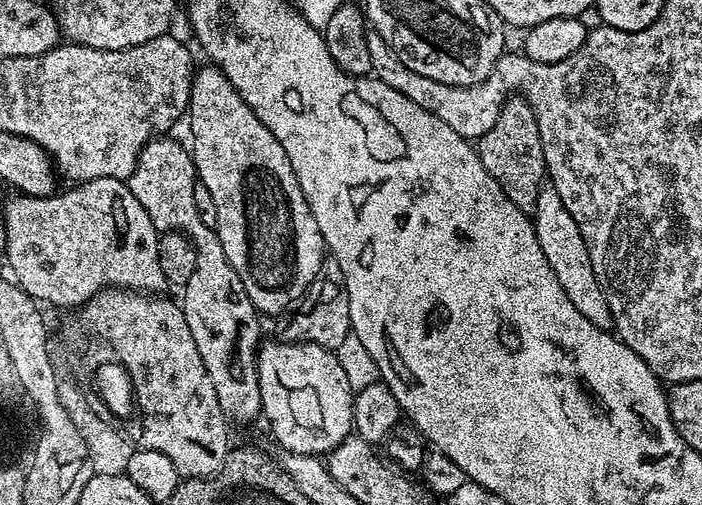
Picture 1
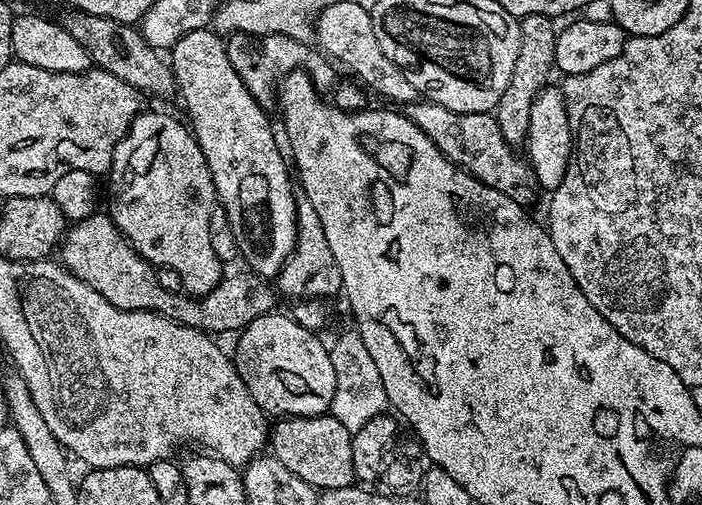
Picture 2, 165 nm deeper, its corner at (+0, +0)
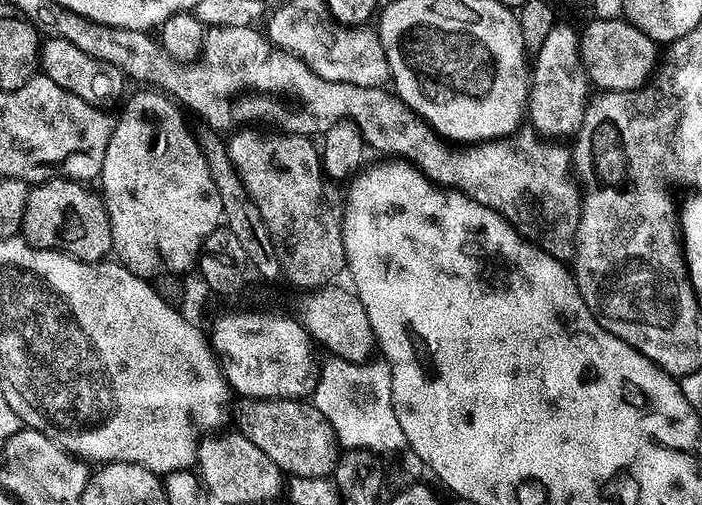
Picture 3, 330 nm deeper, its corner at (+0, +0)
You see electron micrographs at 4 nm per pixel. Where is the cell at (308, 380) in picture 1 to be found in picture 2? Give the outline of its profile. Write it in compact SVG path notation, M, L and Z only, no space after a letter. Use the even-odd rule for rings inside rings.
M280 310L254 318L239 333L240 341L236 344L234 355L236 373L242 378L246 390L250 390L256 405L269 417L323 416L331 409L336 393L334 366L330 362L329 345L323 344L320 338L309 328L303 328L291 315L283 316Z

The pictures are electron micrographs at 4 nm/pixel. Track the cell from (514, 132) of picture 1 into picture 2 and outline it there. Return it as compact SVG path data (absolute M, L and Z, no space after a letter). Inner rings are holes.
M530 14L519 17L520 45L518 46L518 62L514 62L514 74L510 78L510 86L502 90L502 98L494 109L498 122L498 130L502 130L502 138L513 146L520 146L527 141L530 130L530 112L534 100L544 88L549 87L551 76L554 76L556 63L554 62L554 46L558 24L551 16Z

